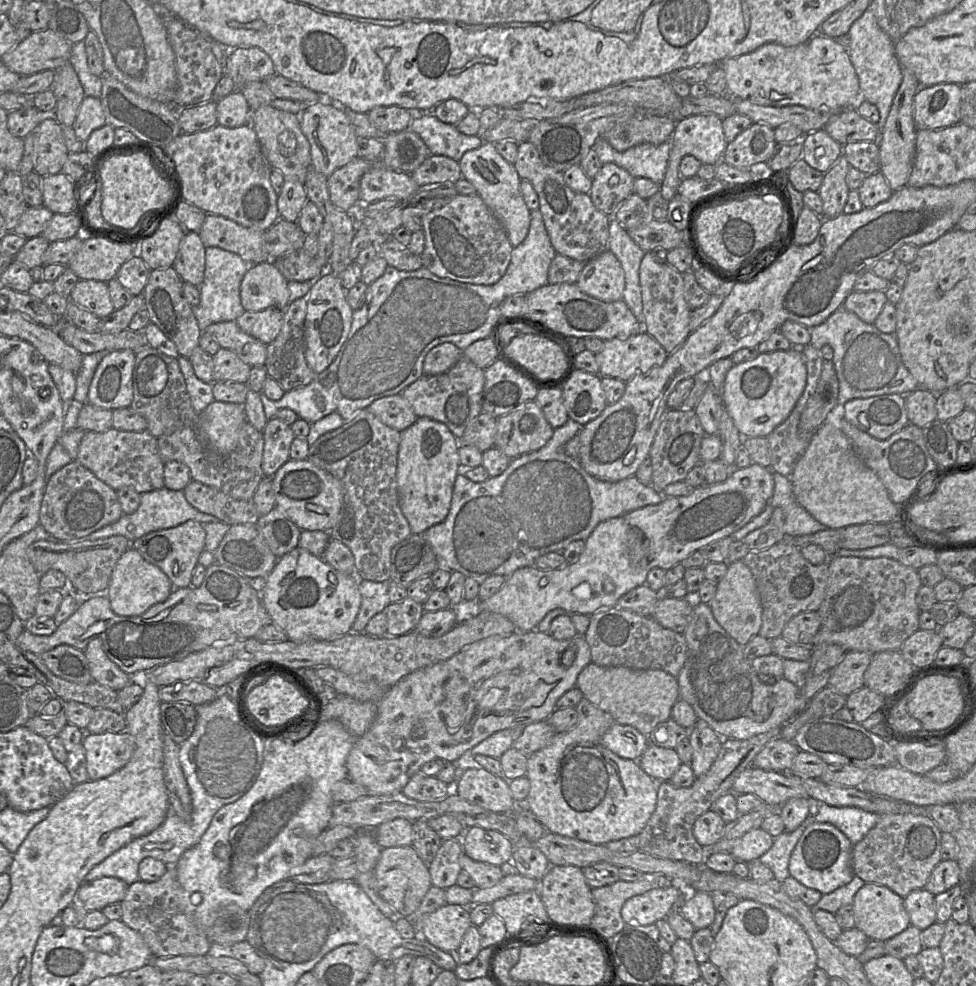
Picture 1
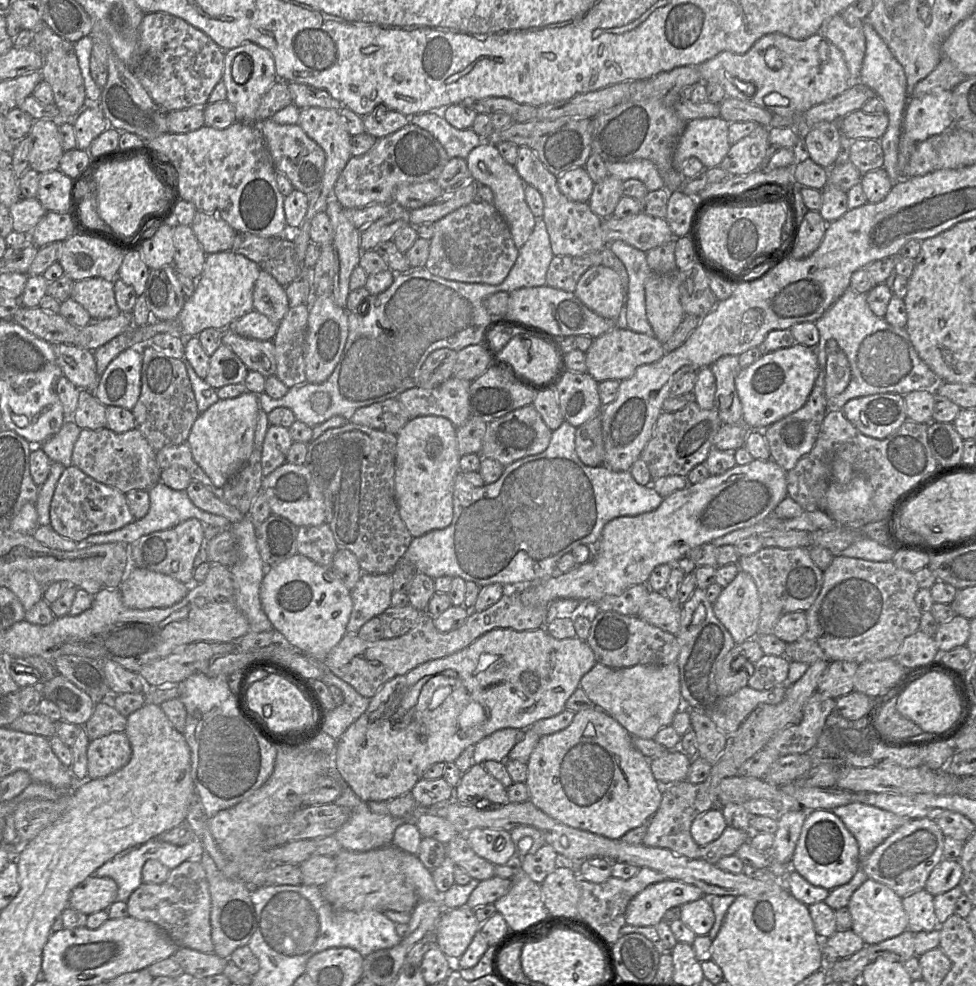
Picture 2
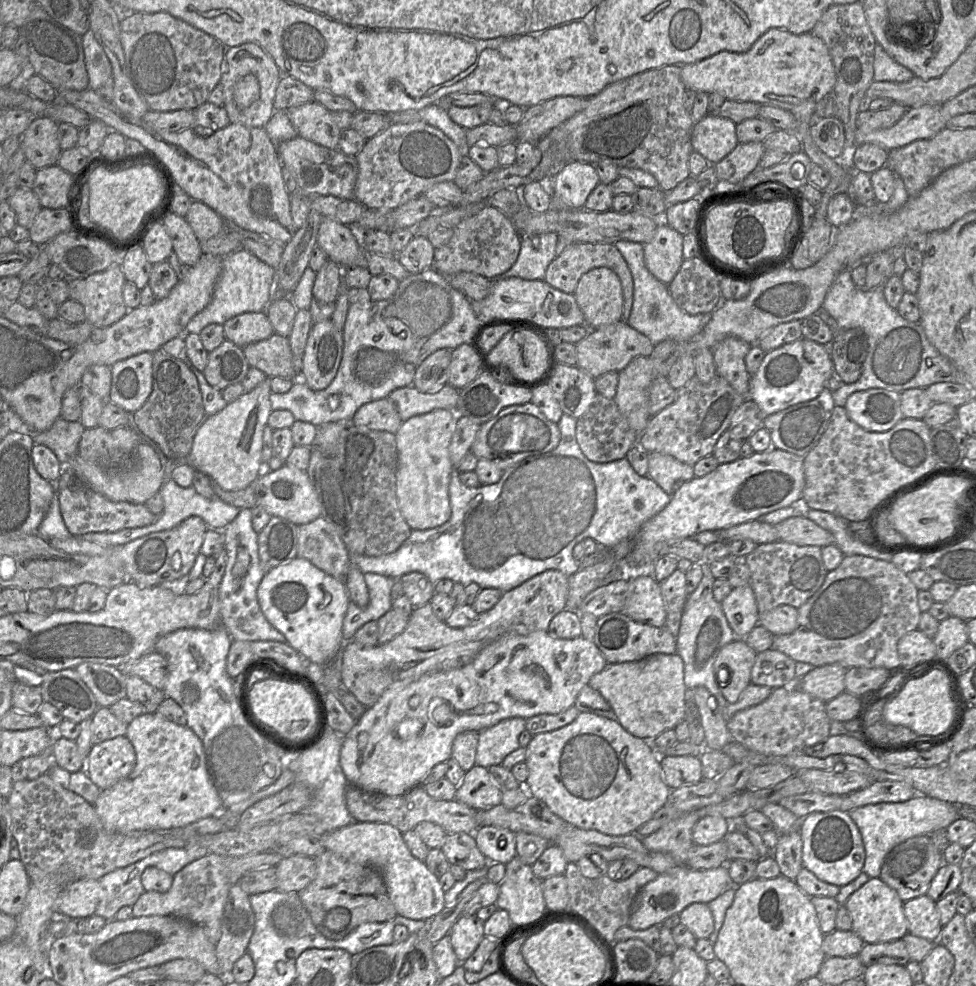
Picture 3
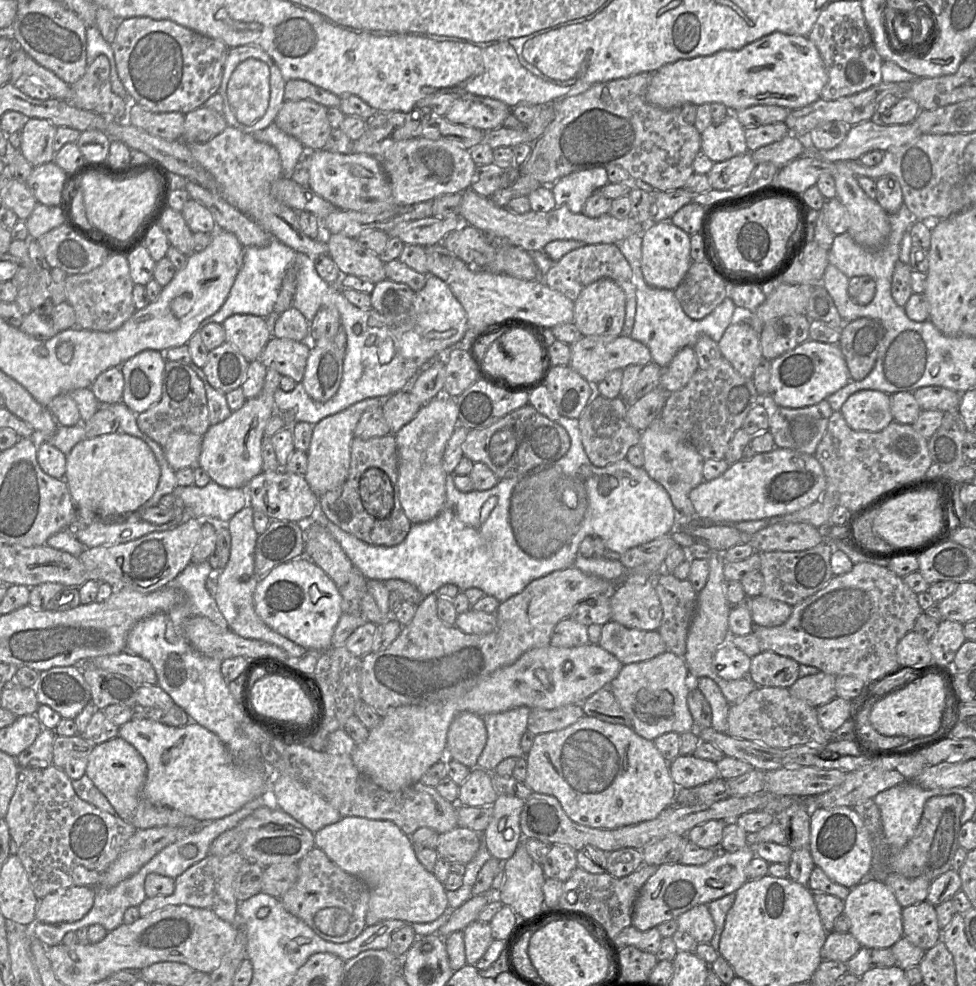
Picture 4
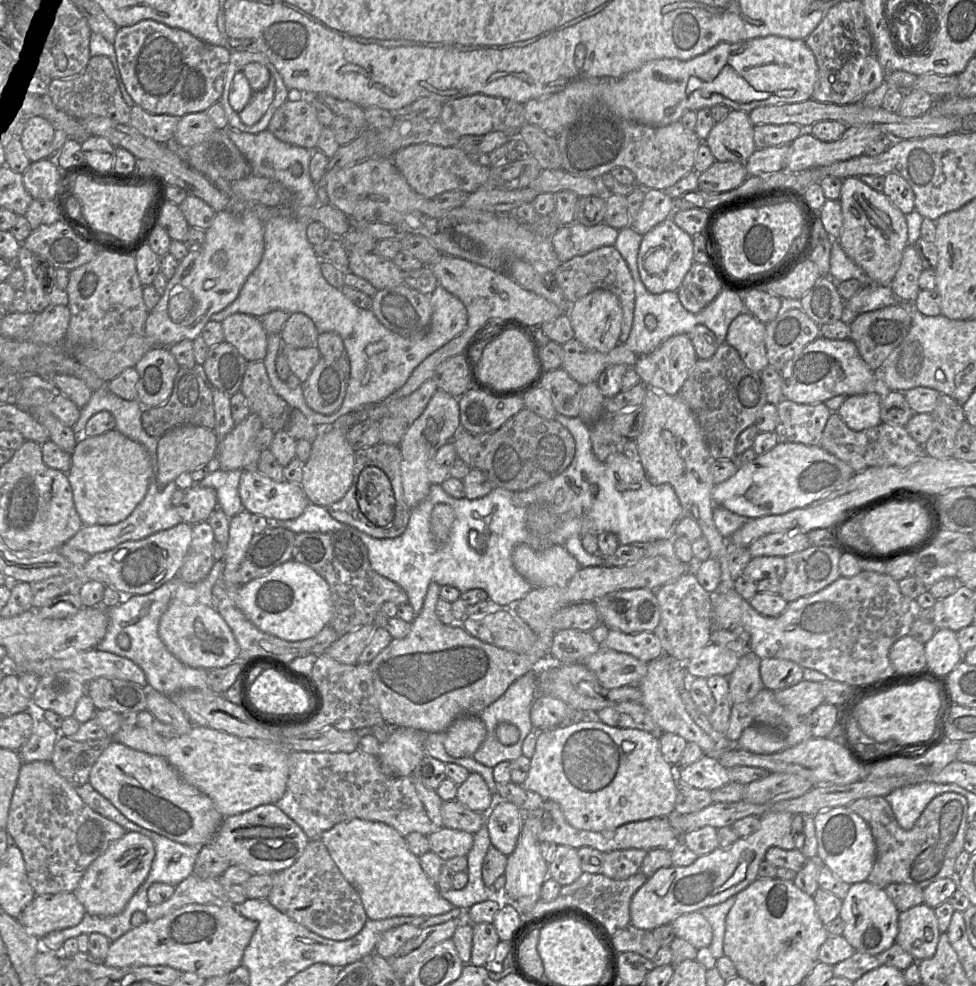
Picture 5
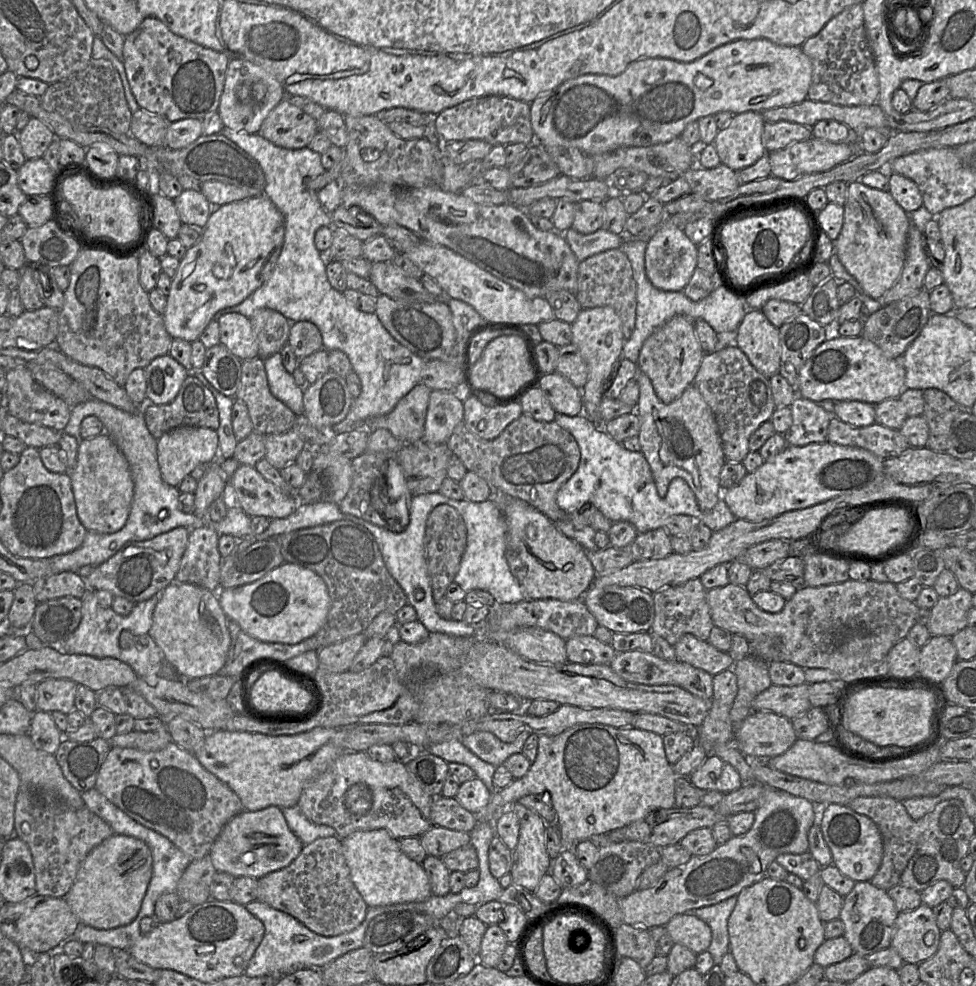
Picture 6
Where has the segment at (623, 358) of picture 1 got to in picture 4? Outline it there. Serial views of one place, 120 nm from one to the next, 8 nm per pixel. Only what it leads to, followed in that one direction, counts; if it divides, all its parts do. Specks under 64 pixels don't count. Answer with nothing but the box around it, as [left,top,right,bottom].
[569,334,652,386]

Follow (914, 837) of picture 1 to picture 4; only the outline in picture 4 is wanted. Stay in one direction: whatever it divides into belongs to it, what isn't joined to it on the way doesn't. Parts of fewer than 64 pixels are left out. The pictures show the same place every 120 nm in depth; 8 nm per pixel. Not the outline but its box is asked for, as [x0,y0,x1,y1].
[884,873,932,908]

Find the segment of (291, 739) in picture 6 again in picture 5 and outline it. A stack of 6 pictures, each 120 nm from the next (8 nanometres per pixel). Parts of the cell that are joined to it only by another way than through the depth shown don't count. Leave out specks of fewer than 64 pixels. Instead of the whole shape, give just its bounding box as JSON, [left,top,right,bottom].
[113,725,289,817]

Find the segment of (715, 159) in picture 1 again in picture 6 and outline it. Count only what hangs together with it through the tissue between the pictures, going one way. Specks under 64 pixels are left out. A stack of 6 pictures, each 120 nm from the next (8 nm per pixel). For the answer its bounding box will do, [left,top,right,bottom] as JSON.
[713,112,768,172]

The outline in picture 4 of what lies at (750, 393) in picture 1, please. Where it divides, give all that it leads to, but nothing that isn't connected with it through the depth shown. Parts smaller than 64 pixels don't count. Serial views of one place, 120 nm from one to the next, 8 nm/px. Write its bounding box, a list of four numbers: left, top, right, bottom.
[770,339,851,408]

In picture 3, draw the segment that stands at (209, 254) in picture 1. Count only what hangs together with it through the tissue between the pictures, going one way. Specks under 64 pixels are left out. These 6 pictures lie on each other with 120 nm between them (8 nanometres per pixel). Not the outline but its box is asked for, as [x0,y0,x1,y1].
[185,248,276,334]

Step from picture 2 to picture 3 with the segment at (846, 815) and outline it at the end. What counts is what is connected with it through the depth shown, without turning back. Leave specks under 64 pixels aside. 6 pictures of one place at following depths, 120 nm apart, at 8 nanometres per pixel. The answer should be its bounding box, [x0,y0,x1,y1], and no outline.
[849,793,960,878]

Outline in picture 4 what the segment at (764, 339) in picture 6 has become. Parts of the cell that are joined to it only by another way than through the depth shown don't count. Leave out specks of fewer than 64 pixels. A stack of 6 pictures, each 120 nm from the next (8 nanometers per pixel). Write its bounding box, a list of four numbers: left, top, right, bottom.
[718,321,763,379]

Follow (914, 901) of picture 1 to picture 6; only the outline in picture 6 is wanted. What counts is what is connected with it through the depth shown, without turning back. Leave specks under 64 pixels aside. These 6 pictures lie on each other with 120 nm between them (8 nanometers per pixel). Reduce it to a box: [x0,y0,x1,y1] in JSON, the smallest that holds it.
[891,903,941,965]

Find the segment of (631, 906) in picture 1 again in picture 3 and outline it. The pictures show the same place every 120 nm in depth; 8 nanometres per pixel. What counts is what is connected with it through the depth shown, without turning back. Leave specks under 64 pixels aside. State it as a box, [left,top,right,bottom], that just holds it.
[628,865,733,930]

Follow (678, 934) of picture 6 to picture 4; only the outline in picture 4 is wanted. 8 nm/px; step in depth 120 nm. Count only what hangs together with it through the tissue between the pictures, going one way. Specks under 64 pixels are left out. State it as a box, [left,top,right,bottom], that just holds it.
[676,905,715,944]

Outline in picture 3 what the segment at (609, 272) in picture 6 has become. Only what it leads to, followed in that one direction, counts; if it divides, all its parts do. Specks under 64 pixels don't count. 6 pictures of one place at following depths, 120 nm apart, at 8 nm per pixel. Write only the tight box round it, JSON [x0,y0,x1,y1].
[544,242,633,322]

